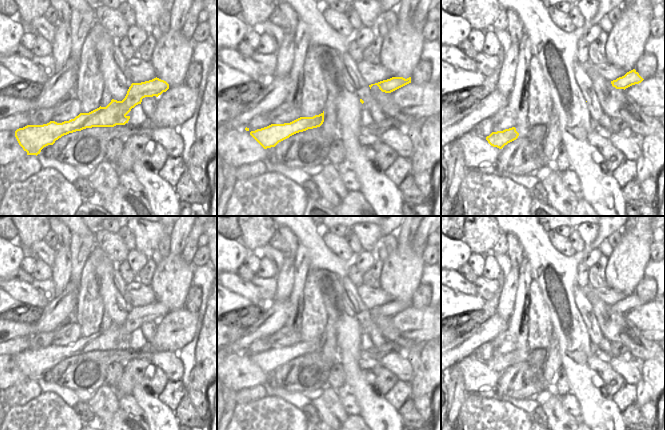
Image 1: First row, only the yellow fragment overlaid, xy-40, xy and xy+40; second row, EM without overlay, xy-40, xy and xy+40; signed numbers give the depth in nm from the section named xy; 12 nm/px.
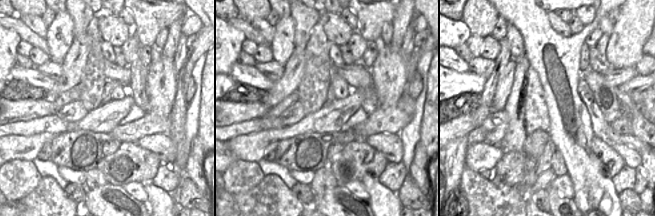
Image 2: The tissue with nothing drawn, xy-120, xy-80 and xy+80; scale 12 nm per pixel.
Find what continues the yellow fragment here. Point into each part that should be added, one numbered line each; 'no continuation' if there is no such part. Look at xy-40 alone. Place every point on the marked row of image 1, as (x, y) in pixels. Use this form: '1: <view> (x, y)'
no continuation

